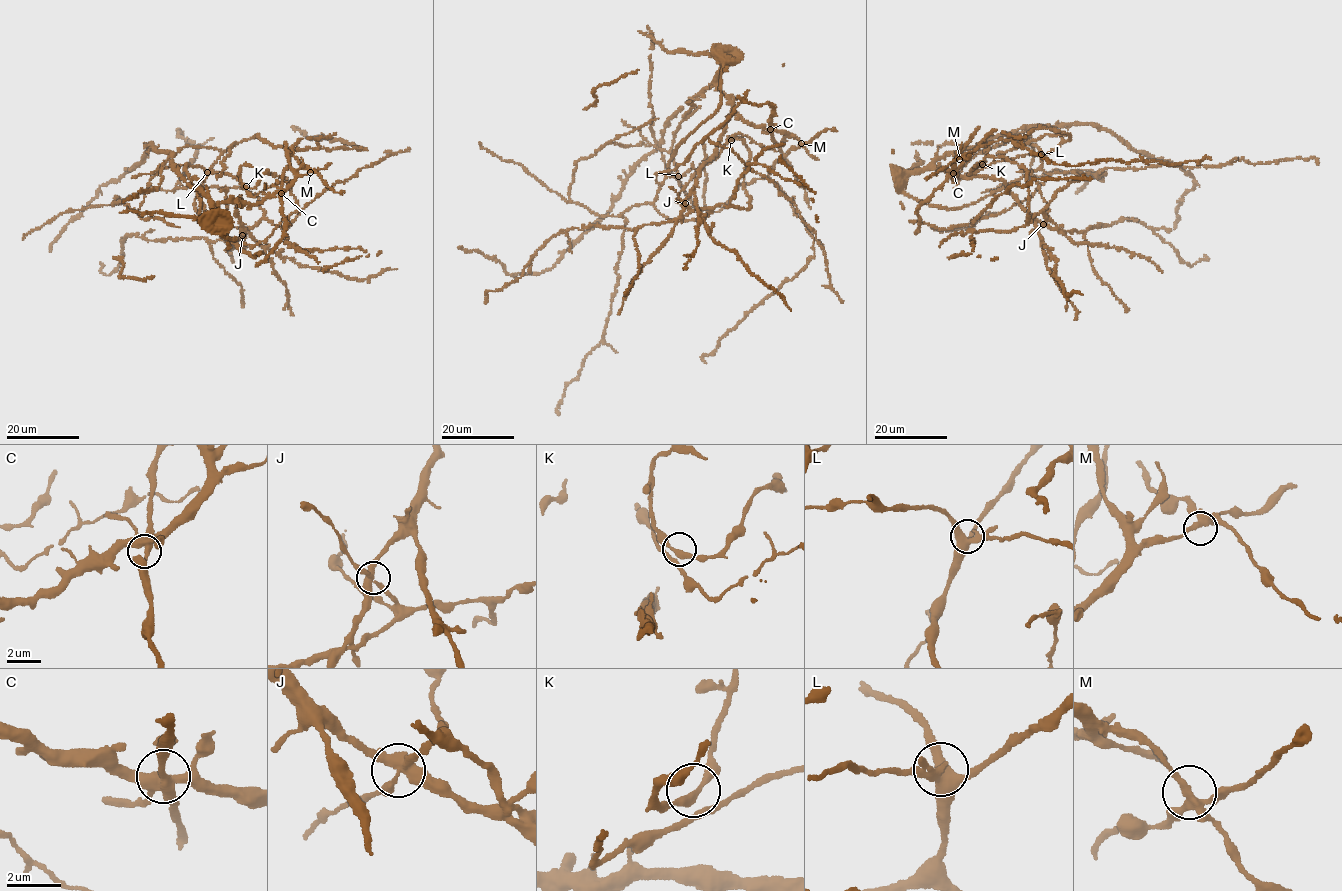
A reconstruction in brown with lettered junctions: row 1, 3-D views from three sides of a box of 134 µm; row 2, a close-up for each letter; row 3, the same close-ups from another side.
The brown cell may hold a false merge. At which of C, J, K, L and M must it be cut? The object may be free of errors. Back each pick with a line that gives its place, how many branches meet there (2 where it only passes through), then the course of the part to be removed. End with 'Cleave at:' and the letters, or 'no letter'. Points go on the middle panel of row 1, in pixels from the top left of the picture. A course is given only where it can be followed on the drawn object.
Cleave at: no letter

